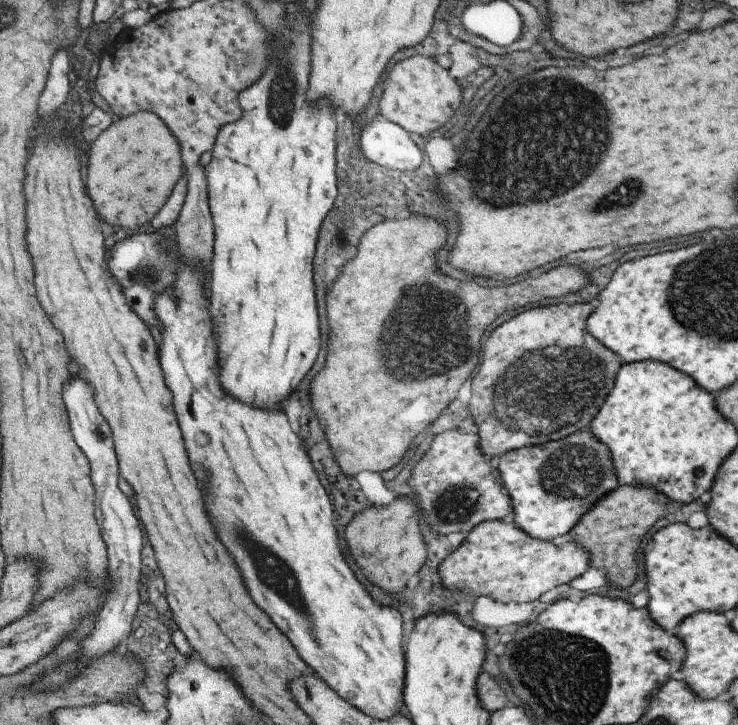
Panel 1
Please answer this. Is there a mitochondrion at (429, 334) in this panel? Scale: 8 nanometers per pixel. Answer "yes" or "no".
yes

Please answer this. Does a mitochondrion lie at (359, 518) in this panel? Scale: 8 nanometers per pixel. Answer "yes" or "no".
no

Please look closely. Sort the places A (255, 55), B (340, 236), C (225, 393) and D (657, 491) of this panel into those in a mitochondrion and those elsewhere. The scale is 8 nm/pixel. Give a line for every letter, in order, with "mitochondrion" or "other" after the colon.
A: mitochondrion
B: mitochondrion
C: other
D: other

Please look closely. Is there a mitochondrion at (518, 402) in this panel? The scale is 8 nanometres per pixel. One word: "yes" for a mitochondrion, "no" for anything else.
yes

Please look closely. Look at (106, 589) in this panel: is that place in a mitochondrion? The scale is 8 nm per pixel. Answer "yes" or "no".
no

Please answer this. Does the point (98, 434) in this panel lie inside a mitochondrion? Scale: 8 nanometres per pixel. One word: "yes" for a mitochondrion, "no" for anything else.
yes

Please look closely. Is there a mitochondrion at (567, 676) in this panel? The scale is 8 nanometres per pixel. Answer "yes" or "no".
yes

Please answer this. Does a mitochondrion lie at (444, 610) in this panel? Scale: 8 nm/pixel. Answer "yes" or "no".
no

